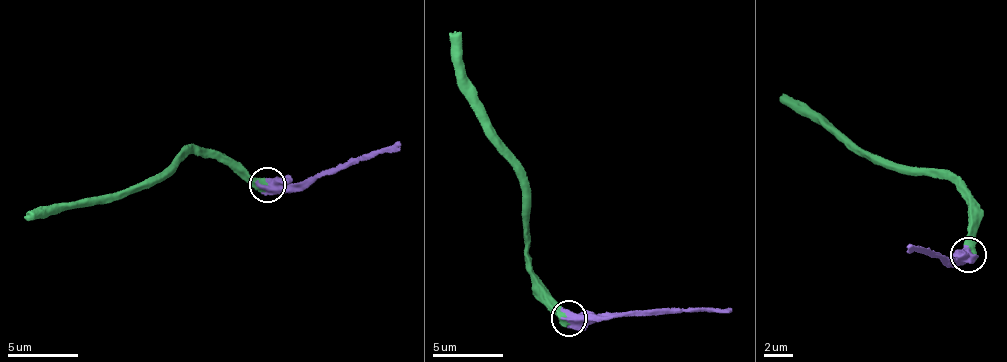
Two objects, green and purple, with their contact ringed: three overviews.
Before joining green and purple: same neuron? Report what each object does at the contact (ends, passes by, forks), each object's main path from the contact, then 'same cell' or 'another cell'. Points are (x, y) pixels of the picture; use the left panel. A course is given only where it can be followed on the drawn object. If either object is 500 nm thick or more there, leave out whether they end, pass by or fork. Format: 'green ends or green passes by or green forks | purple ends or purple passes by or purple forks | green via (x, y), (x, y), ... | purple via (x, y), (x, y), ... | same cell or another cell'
green via (266, 184), (190, 149), (153, 184), (59, 210), (40, 218), (26, 211) | purple via (269, 184), (304, 189), (323, 174), (400, 142) | same cell

